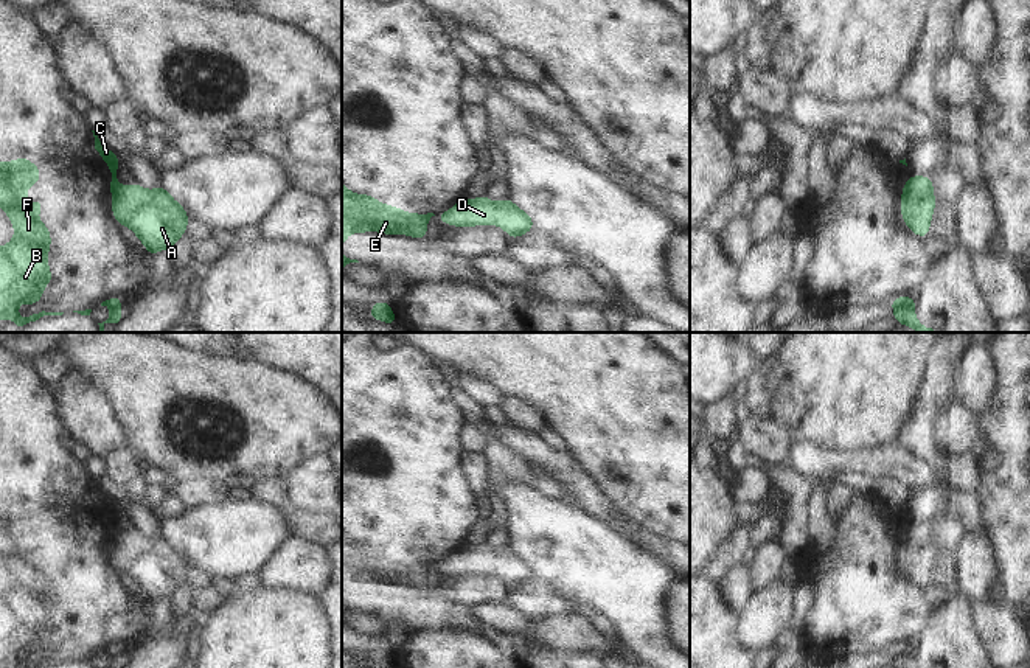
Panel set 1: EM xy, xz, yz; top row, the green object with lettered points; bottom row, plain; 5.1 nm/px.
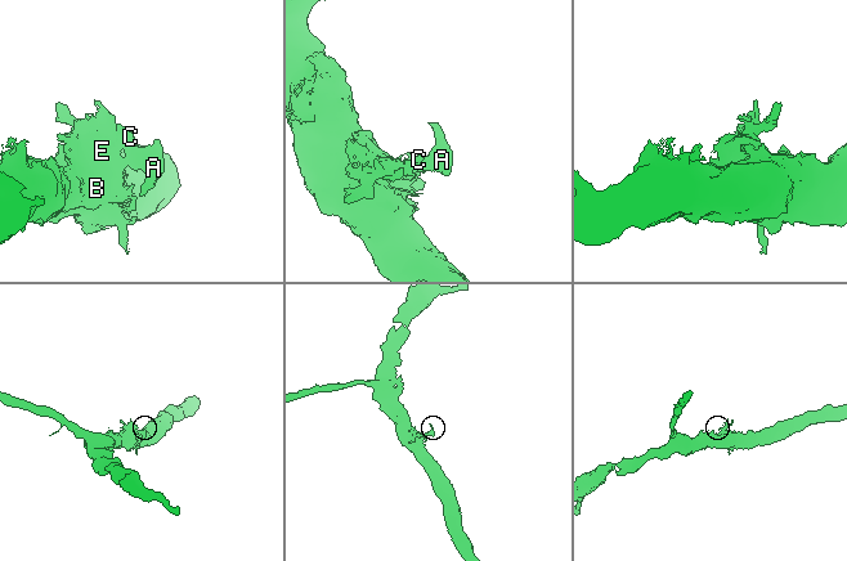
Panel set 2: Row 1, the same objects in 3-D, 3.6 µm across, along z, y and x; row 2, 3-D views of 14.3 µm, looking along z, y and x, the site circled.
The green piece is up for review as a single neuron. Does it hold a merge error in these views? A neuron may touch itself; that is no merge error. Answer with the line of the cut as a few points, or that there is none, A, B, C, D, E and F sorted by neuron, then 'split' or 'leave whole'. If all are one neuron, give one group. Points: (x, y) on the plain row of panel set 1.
cut xy (118, 533), (112, 542); groups A D / B C E F; split

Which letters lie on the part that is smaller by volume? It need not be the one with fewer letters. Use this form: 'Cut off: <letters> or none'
Cut off: A, D

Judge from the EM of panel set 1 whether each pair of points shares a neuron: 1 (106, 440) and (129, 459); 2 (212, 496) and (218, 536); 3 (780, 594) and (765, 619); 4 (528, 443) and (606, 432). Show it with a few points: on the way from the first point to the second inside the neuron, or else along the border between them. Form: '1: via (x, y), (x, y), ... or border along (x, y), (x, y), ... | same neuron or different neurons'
1: border along (128, 445), (117, 449), (106, 460) | different neurons
2: border along (227, 497), (218, 504), (187, 508) | different neurons
3: via (777, 600), (769, 612) | same neuron
4: border along (570, 454), (597, 479) | different neurons

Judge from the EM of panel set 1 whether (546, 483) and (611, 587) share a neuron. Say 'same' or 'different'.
different

